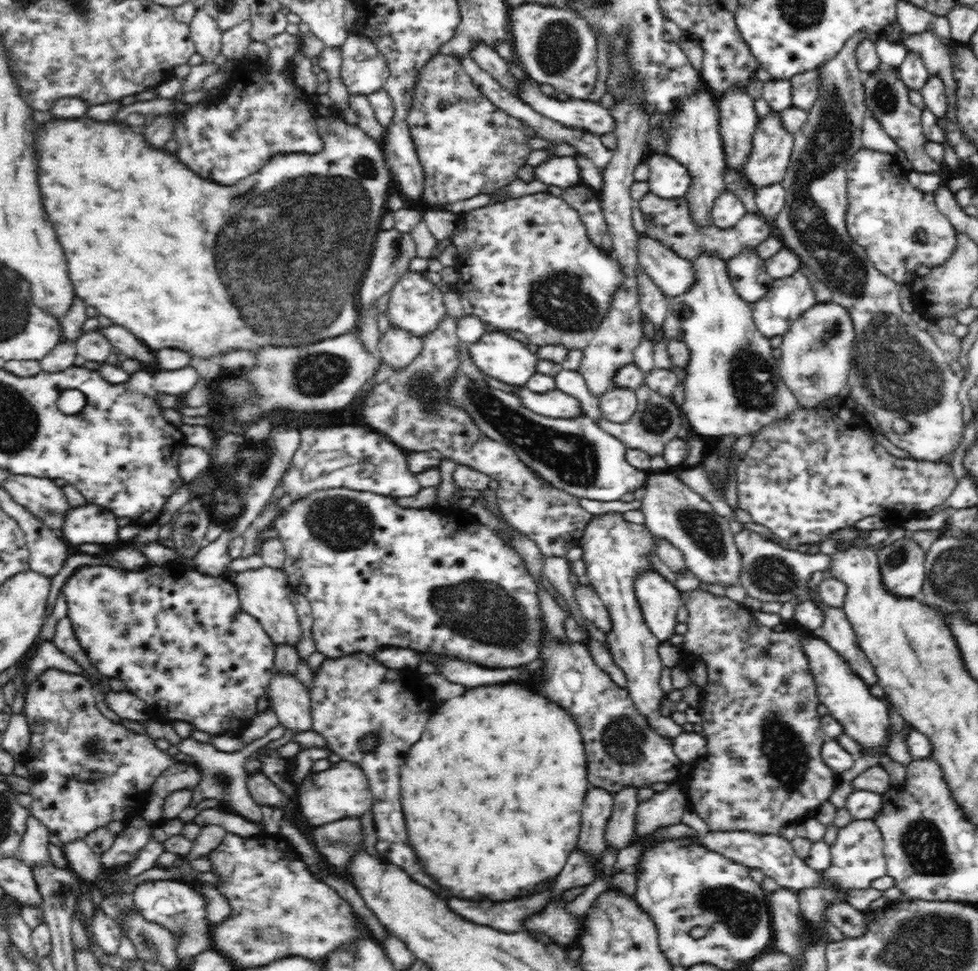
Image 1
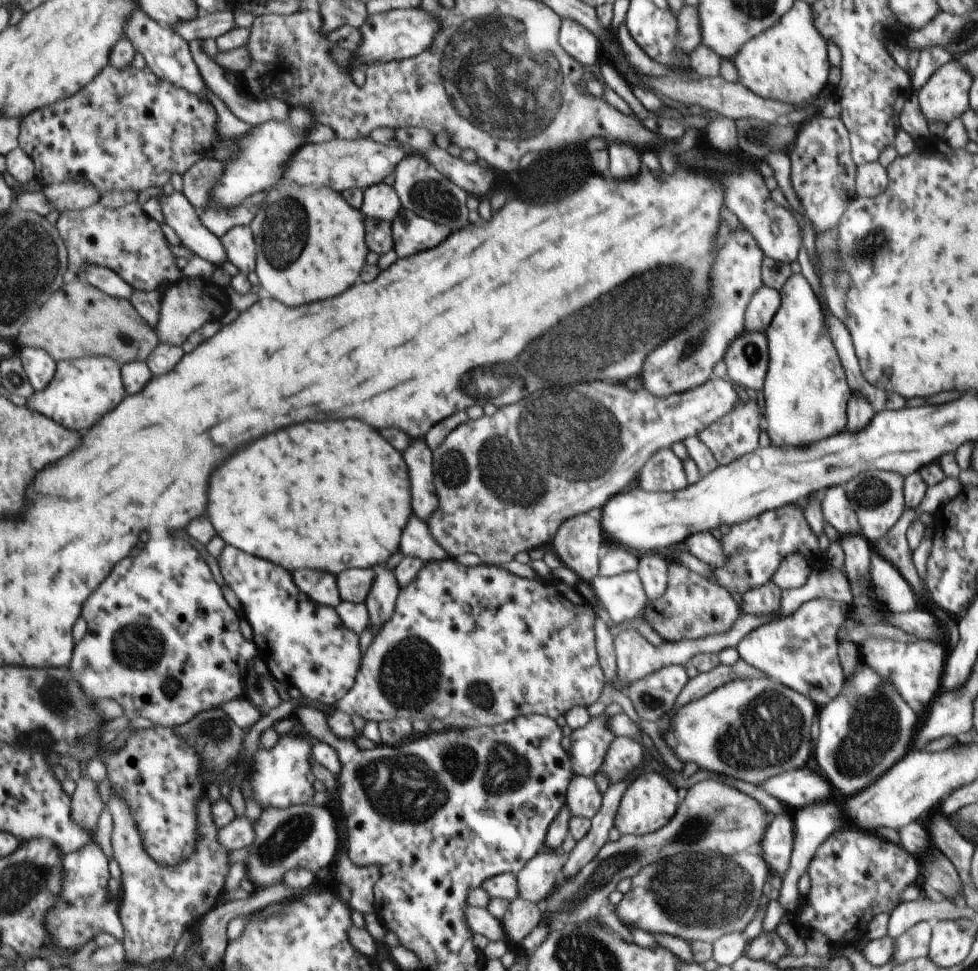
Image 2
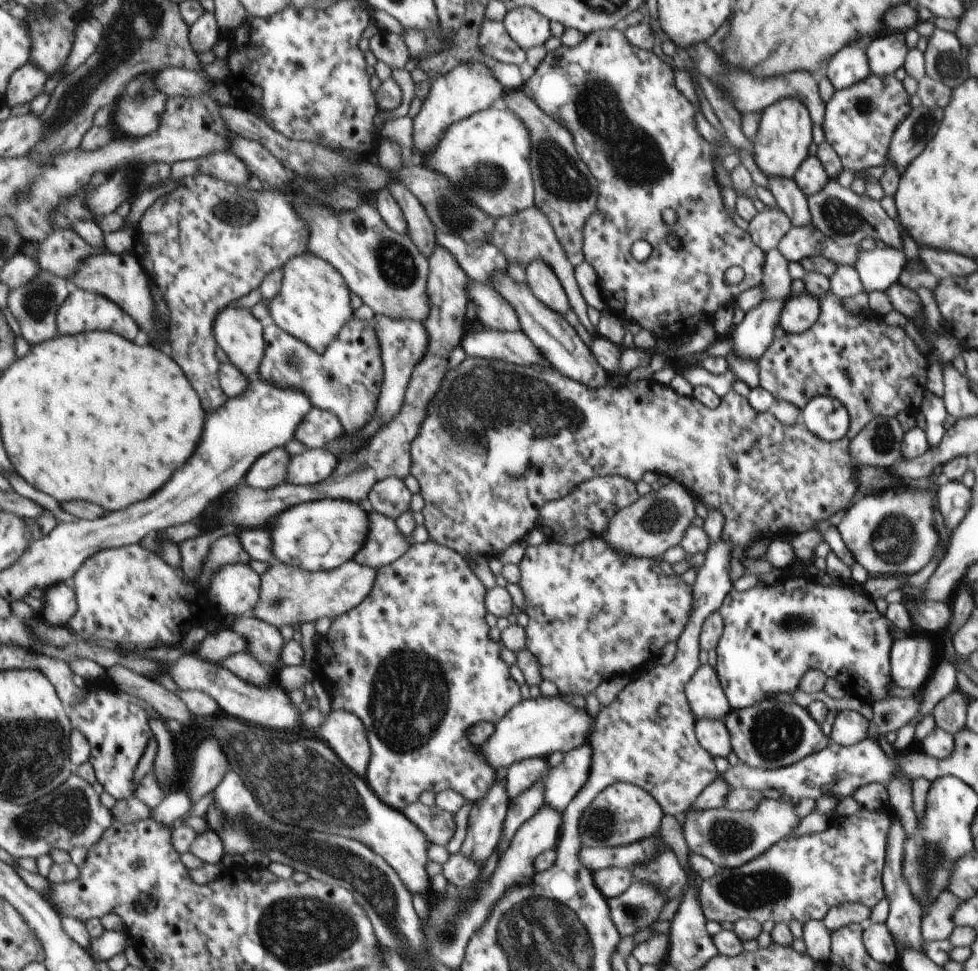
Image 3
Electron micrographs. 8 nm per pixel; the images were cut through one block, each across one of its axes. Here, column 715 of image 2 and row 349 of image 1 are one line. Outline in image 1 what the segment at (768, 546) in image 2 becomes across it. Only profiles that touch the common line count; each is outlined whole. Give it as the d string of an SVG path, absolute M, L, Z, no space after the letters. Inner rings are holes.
M545 192L524 195L516 200L490 203L465 212L464 216L459 216L459 219L460 228L456 228L456 232L452 236L452 243L459 253L456 267L460 273L460 280L456 286L462 299L461 303L465 314L476 316L486 324L498 327L500 330L518 330L536 346L551 344L565 346L568 350L582 350L585 342L592 338L593 332L608 314L610 300L614 297L614 292L625 282L625 274L622 271L622 266L618 263L618 258L611 254L611 250L600 249L598 245L594 245L594 242L590 241L586 225L581 221L578 211L566 204L562 197Z

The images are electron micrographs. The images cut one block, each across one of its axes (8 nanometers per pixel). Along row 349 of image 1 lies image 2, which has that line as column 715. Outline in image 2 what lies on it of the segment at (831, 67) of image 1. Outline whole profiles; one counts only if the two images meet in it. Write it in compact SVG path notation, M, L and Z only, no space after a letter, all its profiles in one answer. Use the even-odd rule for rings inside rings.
M750 851L746 853L738 853L731 857L724 857L724 854L717 855L690 855L688 853L679 853L678 855L672 855L666 857L663 860L655 862L652 866L644 866L640 874L636 874L636 877L631 878L631 888L624 898L616 906L616 916L624 926L627 928L638 928L638 930L644 930L648 934L670 934L671 936L678 936L688 942L707 942L714 944L720 936L728 934L728 932L744 932L746 924L752 920L754 912L758 910L758 898L762 896L762 886L766 882L766 876L768 876L768 868L764 864L764 860L758 856L758 854L752 854Z

